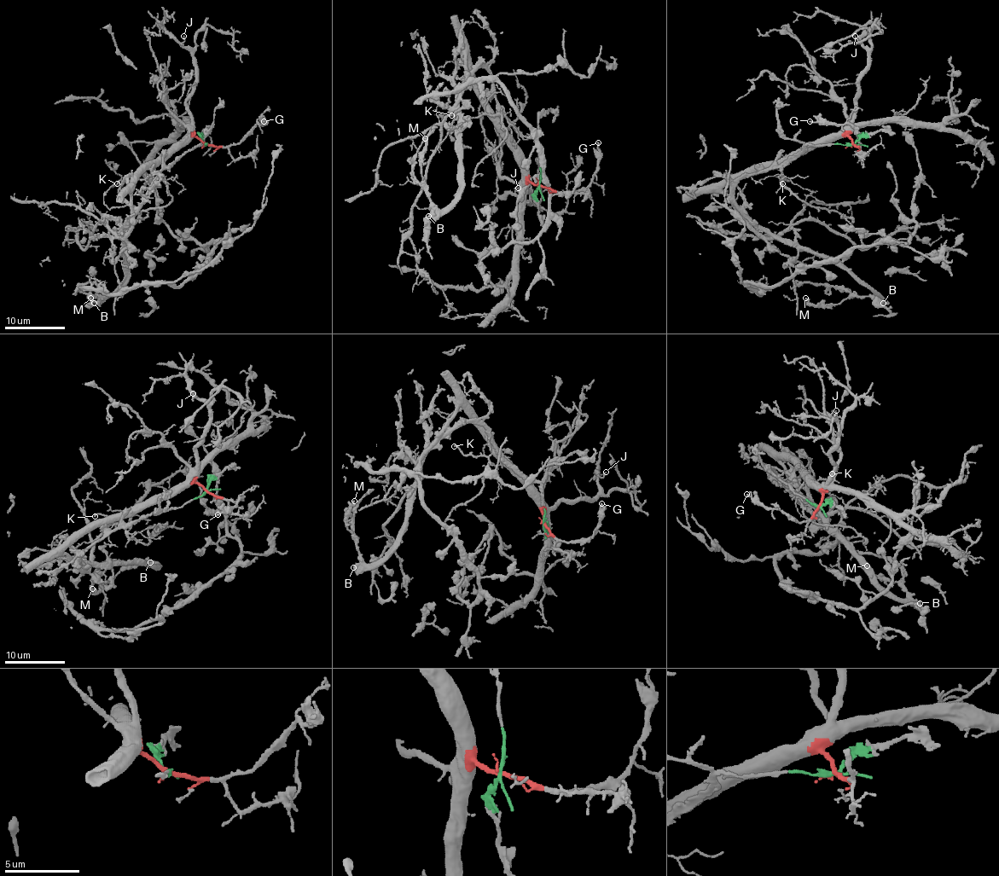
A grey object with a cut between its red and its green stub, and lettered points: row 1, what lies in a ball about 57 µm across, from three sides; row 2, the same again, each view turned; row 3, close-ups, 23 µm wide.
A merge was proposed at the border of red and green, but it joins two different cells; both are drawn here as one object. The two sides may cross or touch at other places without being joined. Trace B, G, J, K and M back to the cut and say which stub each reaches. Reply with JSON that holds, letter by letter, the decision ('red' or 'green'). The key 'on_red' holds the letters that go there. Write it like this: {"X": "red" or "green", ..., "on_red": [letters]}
{"B": "green", "G": "red", "J": "red", "K": "red", "M": "green", "on_red": ["G", "J", "K"]}

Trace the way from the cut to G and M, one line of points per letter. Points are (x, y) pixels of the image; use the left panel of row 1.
G: (205, 144), (236, 144), (264, 120)
M: (205, 144), (189, 149), (161, 171), (124, 226), (124, 279), (105, 295), (91, 295), (87, 304), (90, 298)

